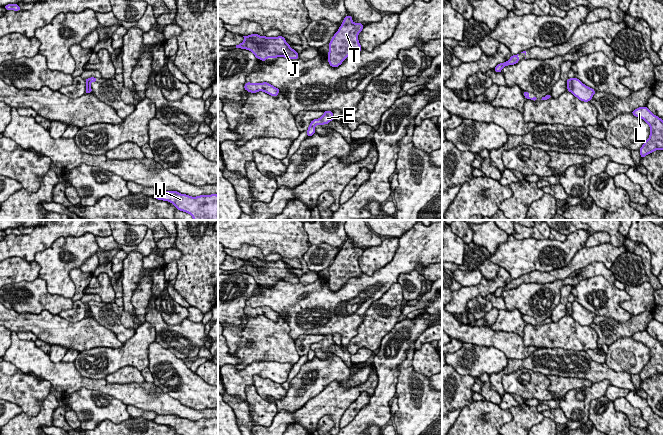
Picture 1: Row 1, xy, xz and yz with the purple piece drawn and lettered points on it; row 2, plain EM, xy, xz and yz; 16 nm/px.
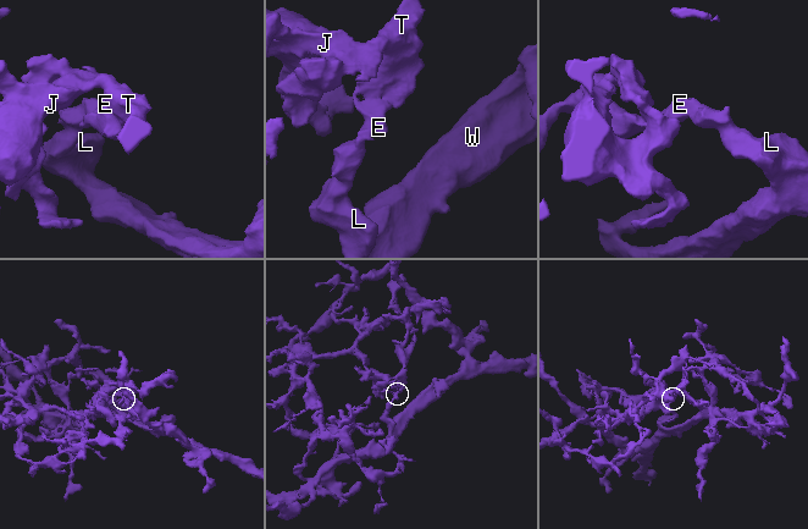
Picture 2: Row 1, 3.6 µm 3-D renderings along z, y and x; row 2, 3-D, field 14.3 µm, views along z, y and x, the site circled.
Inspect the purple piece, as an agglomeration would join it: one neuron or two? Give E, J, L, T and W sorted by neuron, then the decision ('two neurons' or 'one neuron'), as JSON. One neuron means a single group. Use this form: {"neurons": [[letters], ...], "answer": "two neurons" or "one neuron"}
{"neurons": [["E", "J", "T"], ["L", "W"]], "answer": "two neurons"}

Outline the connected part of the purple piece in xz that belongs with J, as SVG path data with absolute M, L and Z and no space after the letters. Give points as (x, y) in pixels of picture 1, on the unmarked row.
M258 258L243 260L244 265L236 272L251 275L257 283L266 285L267 282L284 281L299 283L298 277L290 271L286 263L281 259L278 261L266 261Z

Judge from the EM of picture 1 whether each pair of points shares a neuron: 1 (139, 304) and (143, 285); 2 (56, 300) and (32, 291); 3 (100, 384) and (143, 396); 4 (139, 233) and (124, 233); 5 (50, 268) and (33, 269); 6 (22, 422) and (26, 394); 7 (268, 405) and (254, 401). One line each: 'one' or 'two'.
1: one
2: one
3: one
4: one
5: two
6: two
7: one

